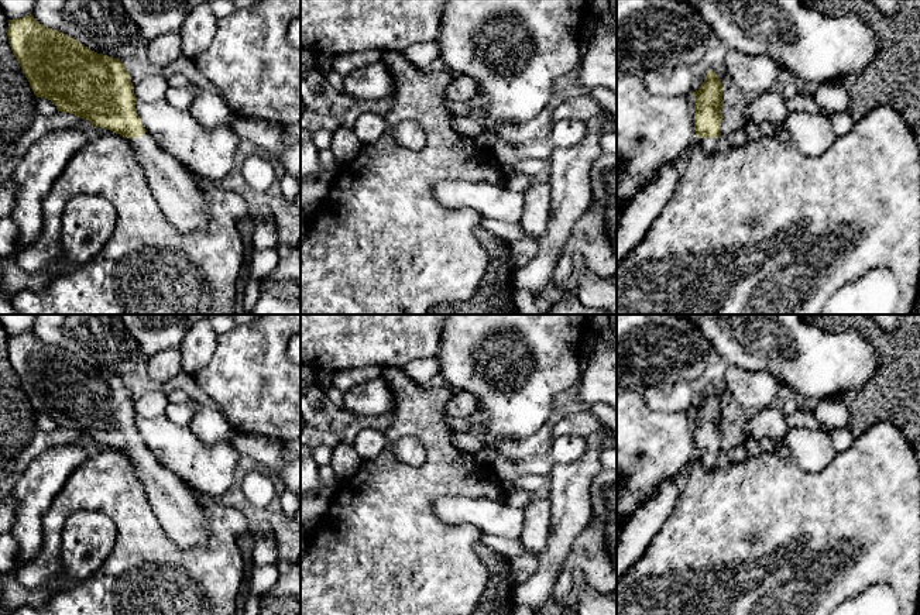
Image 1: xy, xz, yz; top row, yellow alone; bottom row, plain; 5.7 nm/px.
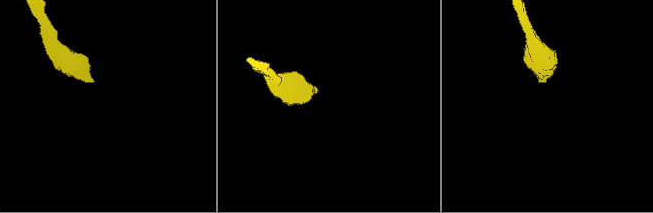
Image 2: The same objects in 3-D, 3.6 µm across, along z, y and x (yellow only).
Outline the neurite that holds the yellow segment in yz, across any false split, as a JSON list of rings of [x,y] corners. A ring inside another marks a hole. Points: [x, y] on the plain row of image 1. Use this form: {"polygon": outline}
{"polygon": [[[711,385],[708,386],[704,399],[694,410],[694,446],[697,458],[708,470],[718,467],[718,453],[721,451],[721,425],[722,416],[721,395]]]}

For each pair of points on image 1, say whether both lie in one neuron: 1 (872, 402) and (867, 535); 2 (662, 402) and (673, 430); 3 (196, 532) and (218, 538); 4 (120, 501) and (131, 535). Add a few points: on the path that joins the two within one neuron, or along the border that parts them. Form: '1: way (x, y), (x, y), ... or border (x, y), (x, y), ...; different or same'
1: border (902, 432), (886, 422), (876, 422), (855, 439); different
2: border (641, 394), (642, 399), (658, 411), (692, 409); different
3: border (201, 502), (208, 519), (208, 539), (182, 547); different
4: way (129, 509), (131, 512), (131, 526); same

